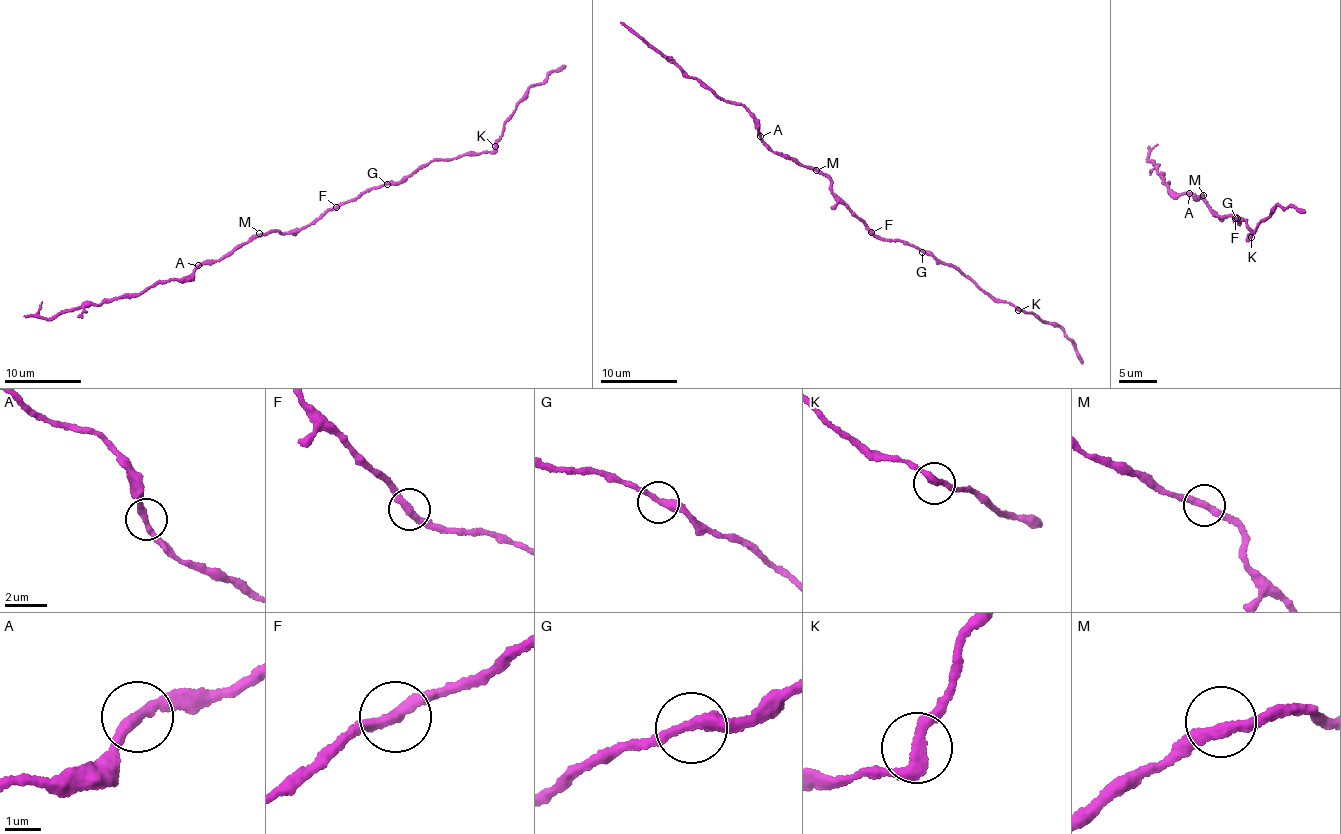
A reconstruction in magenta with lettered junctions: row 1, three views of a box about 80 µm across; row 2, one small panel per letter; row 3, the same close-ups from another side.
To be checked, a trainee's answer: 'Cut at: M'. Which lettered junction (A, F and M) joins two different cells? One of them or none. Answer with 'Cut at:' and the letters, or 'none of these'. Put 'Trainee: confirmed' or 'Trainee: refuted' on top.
Trainee: refuted
Cut at: none of these

